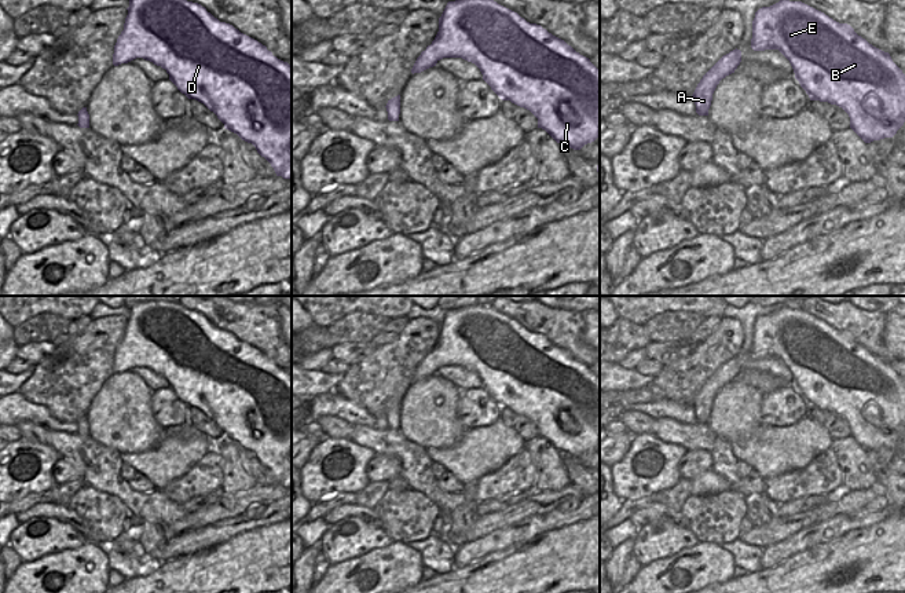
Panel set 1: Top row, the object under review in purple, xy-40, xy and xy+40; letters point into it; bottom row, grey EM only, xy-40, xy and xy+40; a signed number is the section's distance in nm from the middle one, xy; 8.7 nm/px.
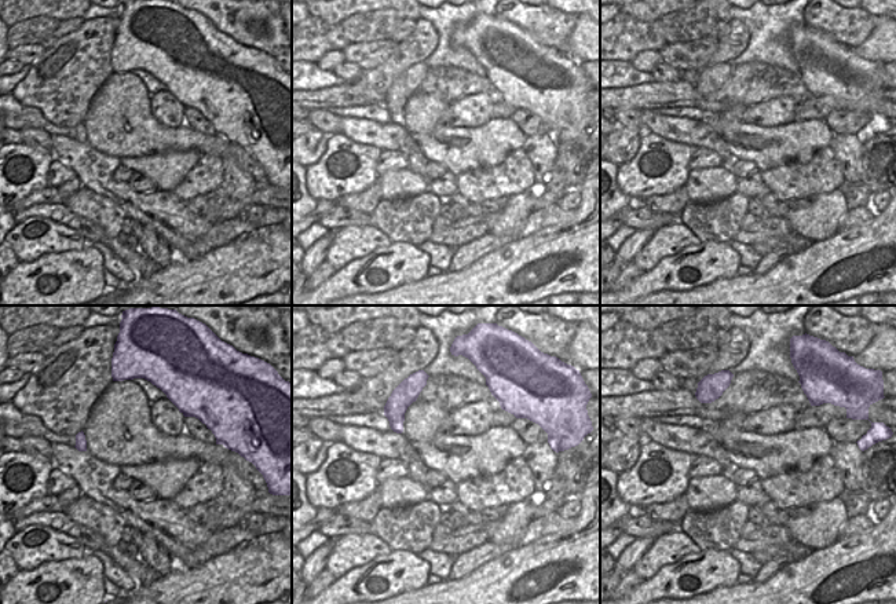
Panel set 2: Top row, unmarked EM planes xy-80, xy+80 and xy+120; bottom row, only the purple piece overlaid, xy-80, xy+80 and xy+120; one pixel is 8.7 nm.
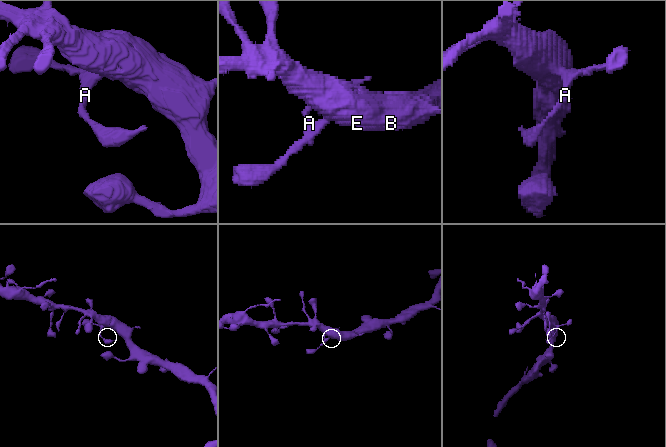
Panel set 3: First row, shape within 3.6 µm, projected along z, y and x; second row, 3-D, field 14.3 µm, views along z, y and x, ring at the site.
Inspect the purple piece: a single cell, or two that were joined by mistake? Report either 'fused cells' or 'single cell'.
single cell

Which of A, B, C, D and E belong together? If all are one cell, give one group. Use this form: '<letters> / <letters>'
A B C D E

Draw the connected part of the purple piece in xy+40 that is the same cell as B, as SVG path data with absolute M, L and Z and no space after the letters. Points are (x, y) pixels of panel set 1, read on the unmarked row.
M780 308L762 315L752 329L751 356L778 358L791 371L795 387L810 409L828 410L842 416L850 425L850 436L865 450L893 446L905 431L905 382L884 360L858 344L847 332L839 332L824 321L802 311Z

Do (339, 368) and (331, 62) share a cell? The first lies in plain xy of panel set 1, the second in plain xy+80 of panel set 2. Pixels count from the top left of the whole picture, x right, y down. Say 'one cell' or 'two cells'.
two cells

